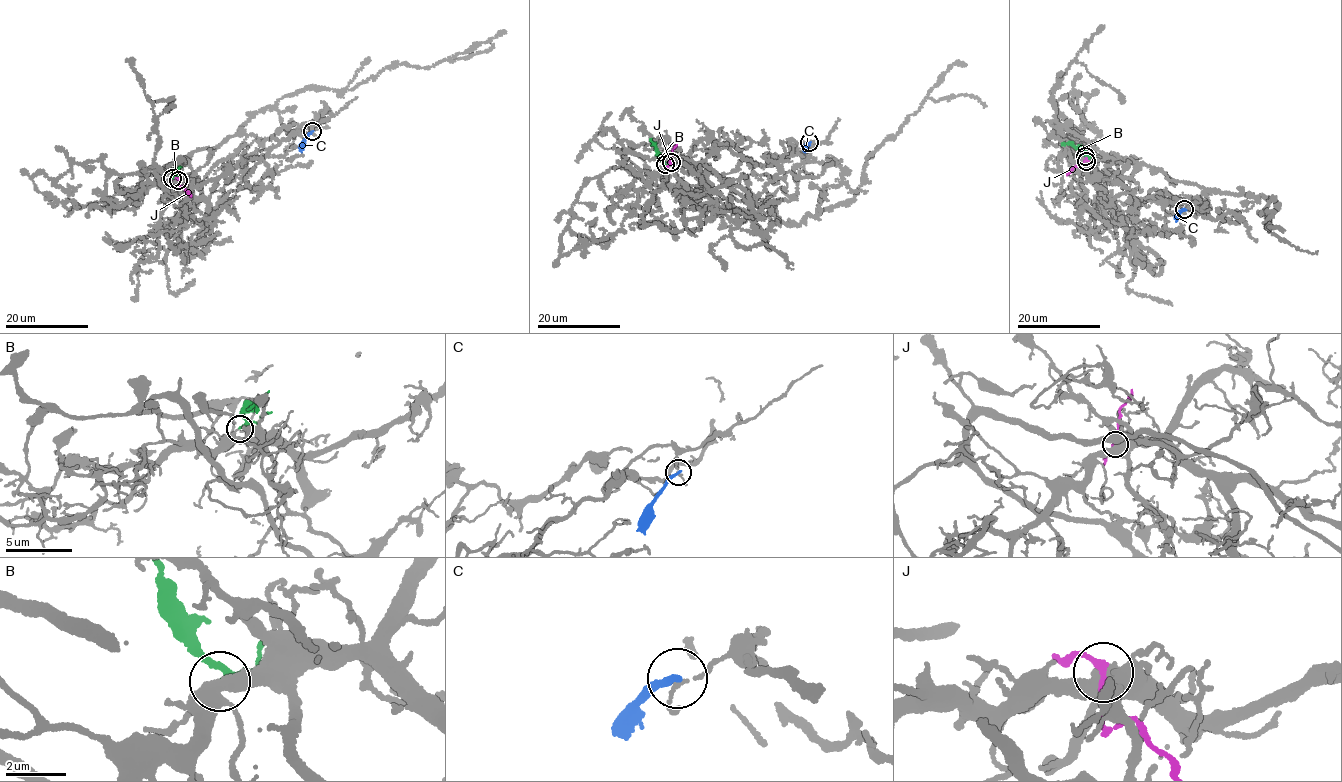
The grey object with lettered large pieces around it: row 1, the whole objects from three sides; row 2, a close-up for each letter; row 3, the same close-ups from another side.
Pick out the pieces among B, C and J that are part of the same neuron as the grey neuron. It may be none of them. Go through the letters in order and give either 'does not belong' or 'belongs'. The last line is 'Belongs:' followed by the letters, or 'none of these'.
B: belongs
C: does not belong
J: does not belong
Belongs: B

